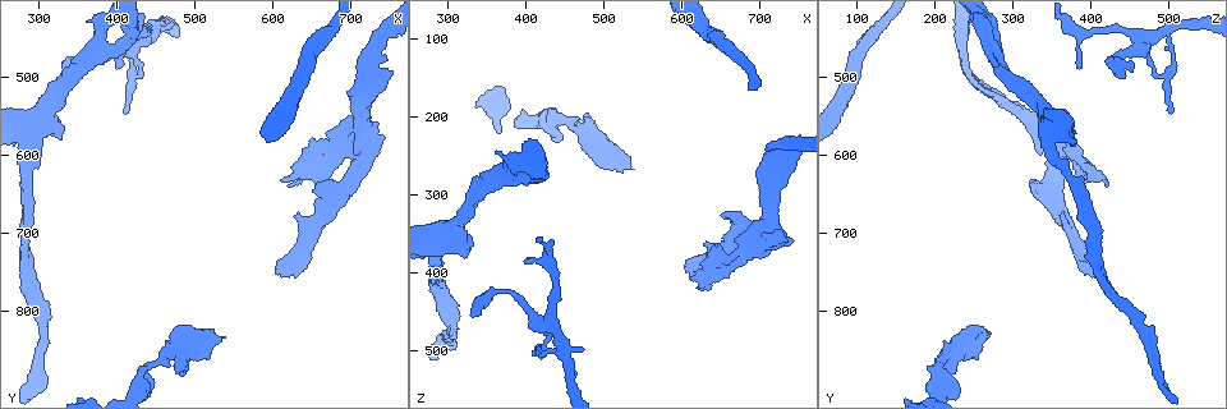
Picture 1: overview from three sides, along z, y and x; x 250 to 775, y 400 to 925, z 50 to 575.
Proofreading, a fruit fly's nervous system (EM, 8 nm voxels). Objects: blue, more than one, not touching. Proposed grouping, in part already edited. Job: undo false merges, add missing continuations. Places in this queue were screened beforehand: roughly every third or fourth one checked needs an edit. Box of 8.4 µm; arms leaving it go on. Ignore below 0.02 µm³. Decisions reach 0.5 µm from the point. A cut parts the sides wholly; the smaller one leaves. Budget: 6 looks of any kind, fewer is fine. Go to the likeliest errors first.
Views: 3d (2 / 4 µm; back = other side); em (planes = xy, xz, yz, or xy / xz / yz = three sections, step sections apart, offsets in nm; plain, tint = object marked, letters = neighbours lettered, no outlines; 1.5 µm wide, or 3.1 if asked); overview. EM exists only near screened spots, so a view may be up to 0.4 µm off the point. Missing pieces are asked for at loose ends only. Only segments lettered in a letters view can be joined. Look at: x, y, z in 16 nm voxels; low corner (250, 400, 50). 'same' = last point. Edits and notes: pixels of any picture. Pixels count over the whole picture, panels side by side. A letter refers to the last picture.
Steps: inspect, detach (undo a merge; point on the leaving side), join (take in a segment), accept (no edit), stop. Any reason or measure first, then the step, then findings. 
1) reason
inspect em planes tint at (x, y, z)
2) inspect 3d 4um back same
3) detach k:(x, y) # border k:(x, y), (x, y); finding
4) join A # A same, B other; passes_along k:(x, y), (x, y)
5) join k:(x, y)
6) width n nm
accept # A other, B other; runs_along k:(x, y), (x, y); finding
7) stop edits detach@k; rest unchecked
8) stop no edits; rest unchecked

branch stops here
inspect em planes letters at (540, 835, 270)

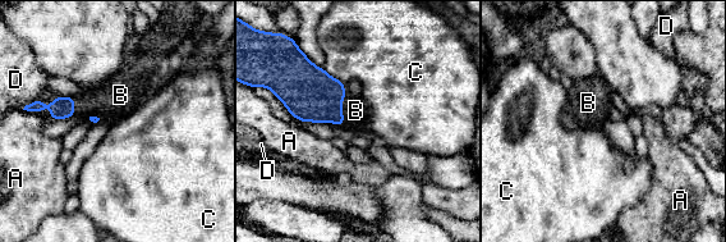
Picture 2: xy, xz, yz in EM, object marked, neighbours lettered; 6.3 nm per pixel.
join B # A other, B same, C other, D other; passes_along 2:(309, 94), (340, 106), (355, 110); it goes on there

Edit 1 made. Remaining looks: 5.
free end
inspect em xy step 8 letters at (655, 645, 320)

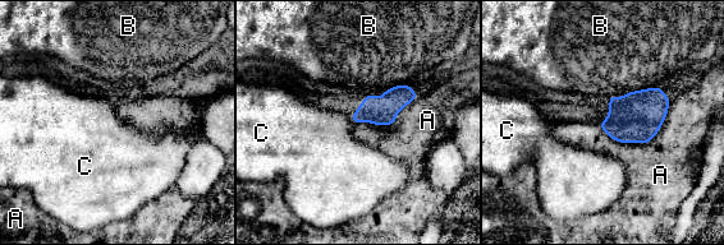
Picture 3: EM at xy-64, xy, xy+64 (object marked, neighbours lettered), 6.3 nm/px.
accept # A other, B other, C other; border 3:(351, 116), (353, 124); none of them fits

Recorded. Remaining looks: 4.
three-way junction
inspect em yz step 8 tint at (435, 450, 470)

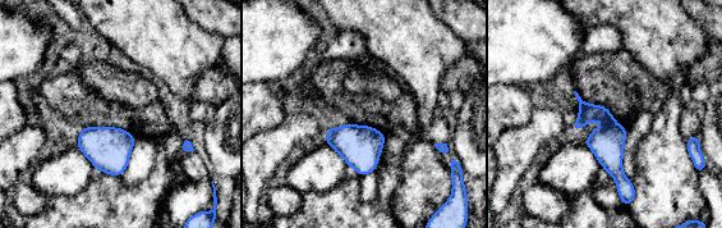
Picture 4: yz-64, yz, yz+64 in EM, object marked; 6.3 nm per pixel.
inspect em planes letters same

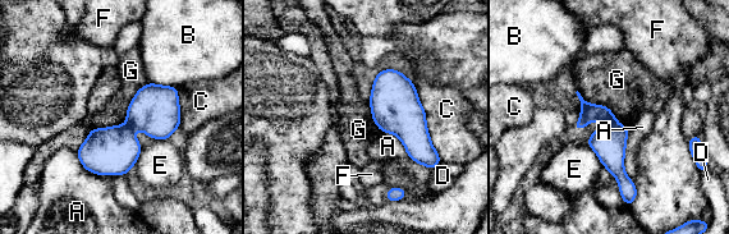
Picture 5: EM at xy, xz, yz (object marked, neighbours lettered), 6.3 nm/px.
accept # A other, B other, C other, D other, E other, F other, G other; runs_along 5:(583, 105), (610, 123), (624, 186); all the same neuron

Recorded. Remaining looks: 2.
stop edits join@2; rest unchecked

